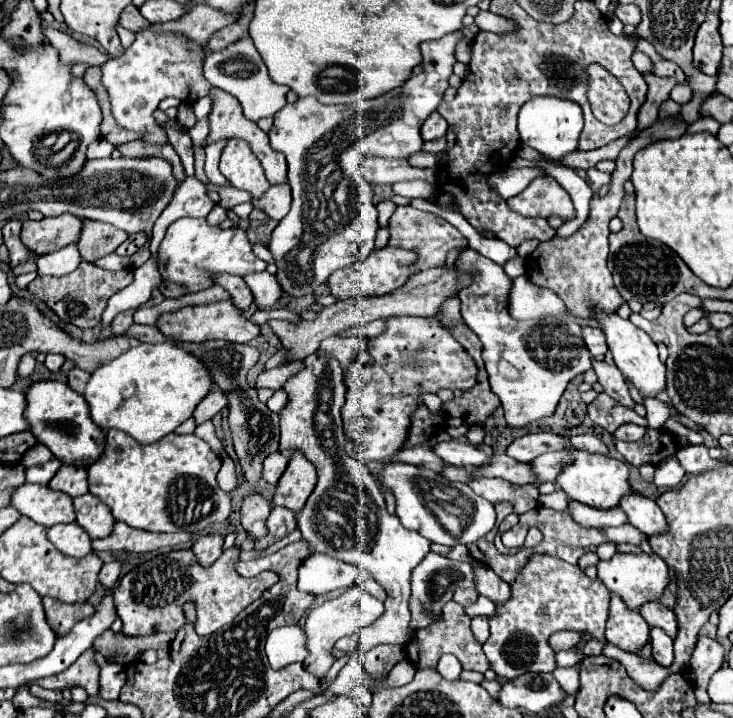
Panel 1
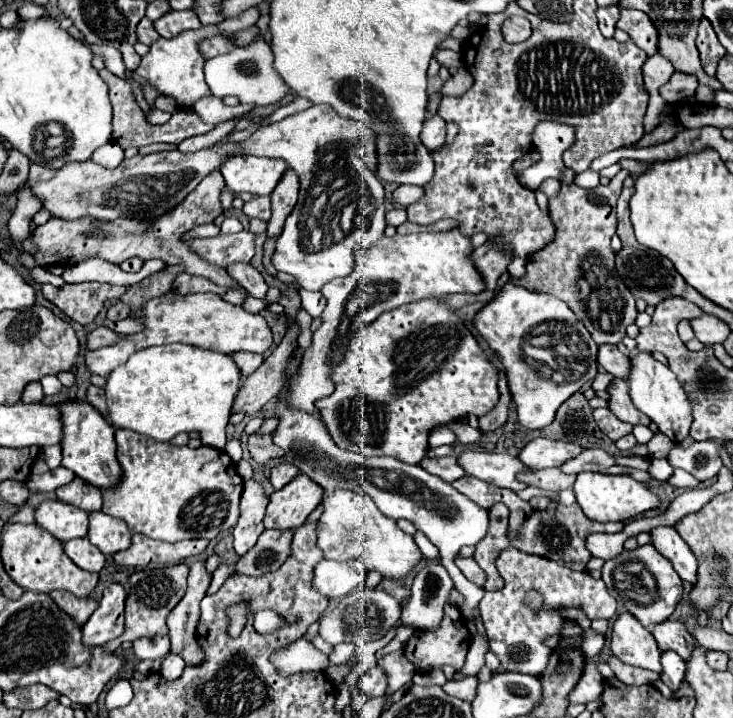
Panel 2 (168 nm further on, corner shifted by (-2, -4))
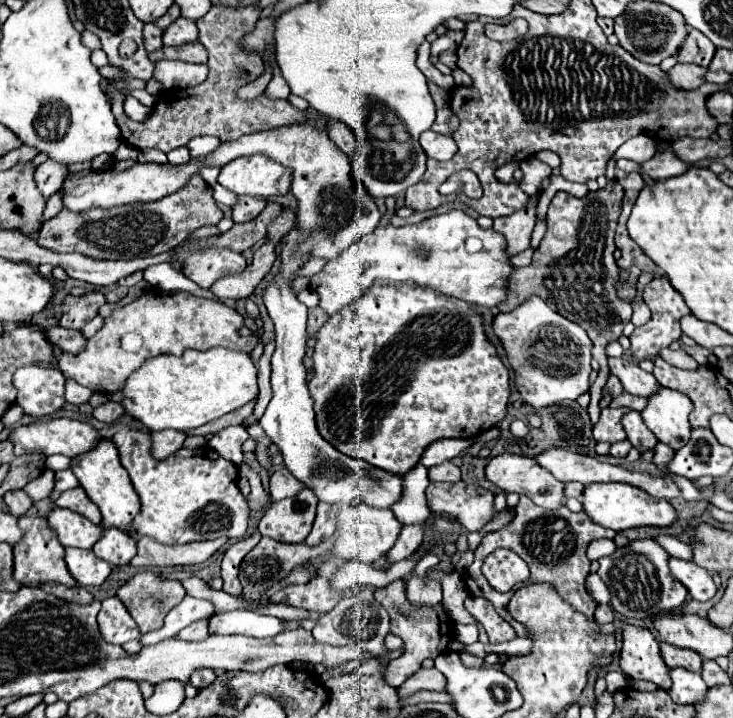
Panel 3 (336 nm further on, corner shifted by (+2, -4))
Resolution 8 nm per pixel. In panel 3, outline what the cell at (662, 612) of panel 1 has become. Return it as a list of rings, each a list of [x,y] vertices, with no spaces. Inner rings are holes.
[[[661,643],[659,649],[661,649],[661,655],[663,655],[669,669],[671,667],[685,667],[689,671],[701,671],[701,657],[697,651],[671,647],[669,643]]]

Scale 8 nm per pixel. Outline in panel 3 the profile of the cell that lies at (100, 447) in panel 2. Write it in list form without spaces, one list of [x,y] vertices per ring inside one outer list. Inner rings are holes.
[[[103,439],[103,443],[99,443],[99,447],[93,447],[87,455],[79,455],[79,459],[71,459],[71,471],[79,479],[79,485],[85,489],[89,499],[99,507],[103,515],[103,525],[129,531],[133,517],[139,513],[139,497],[129,481],[127,471],[119,463],[119,453],[111,443],[111,439]]]

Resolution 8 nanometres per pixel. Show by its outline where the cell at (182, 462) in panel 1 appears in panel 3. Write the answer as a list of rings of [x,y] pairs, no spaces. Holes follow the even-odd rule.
[[[131,427],[119,429],[111,441],[115,443],[121,465],[127,469],[131,483],[141,499],[141,513],[133,519],[133,525],[131,525],[131,533],[135,539],[151,537],[157,543],[175,545],[175,543],[207,541],[207,539],[217,539],[217,537],[241,539],[245,535],[249,507],[247,507],[247,499],[241,495],[241,491],[237,487],[239,469],[231,461],[223,459],[221,455],[215,455],[215,451],[211,451],[211,447],[201,447],[201,449],[183,447],[175,455],[169,455],[167,459],[159,461],[151,455],[151,433],[131,429]]]

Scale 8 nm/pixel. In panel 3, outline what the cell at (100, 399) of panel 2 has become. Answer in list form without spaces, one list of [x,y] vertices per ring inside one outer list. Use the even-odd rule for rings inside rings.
[[[107,401],[93,409],[93,417],[99,421],[105,421],[105,423],[113,423],[121,415],[123,415],[123,407],[119,407],[119,403],[115,403],[115,401]]]

